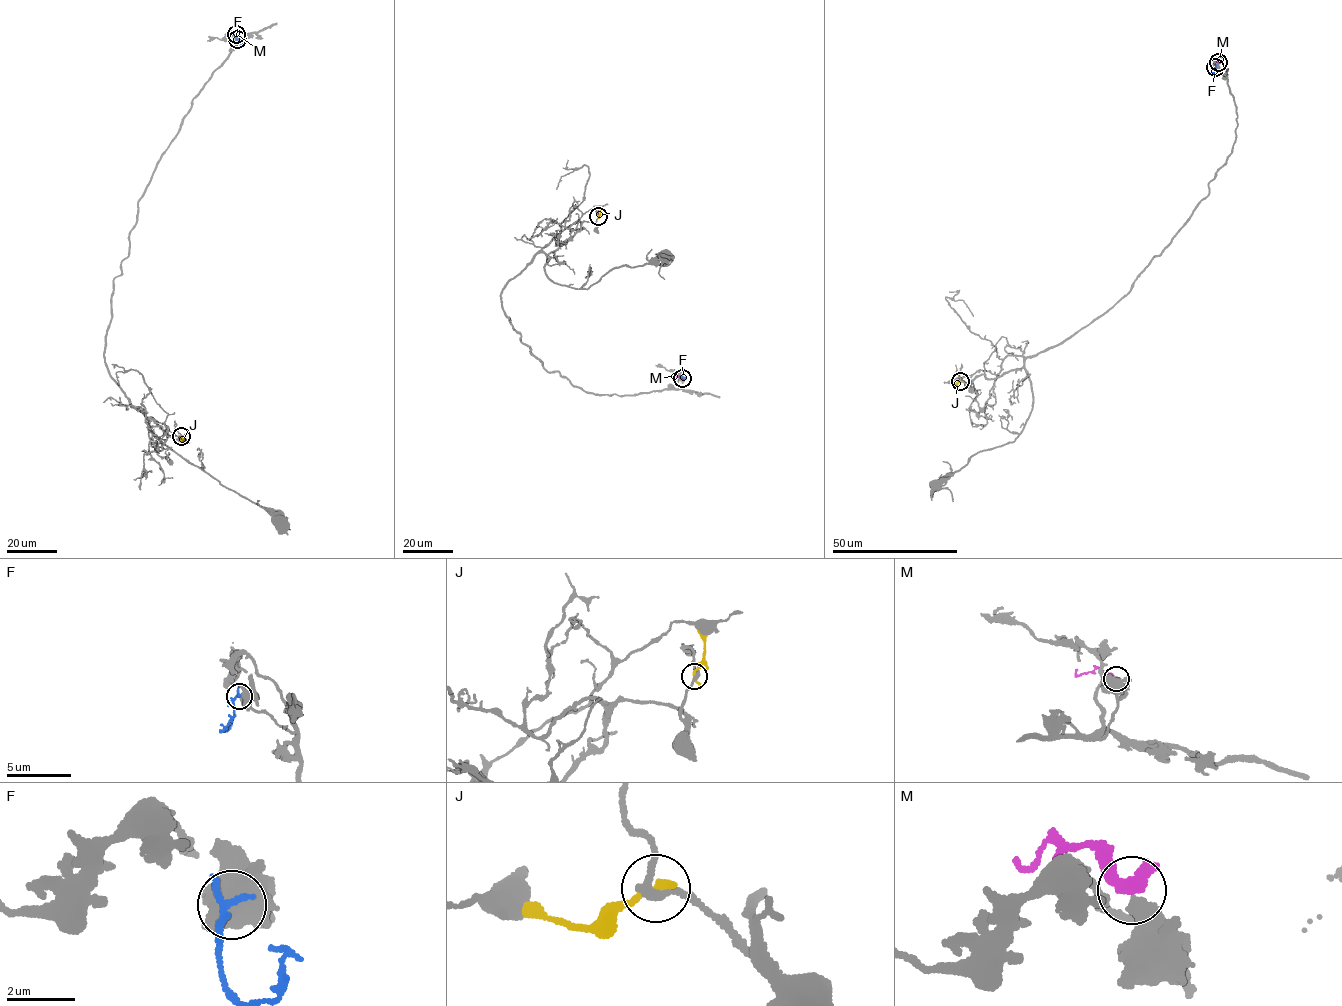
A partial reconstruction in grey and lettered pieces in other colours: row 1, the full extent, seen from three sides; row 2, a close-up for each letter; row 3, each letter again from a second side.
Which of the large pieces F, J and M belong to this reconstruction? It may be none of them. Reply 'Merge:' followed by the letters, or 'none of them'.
Merge: none of them

